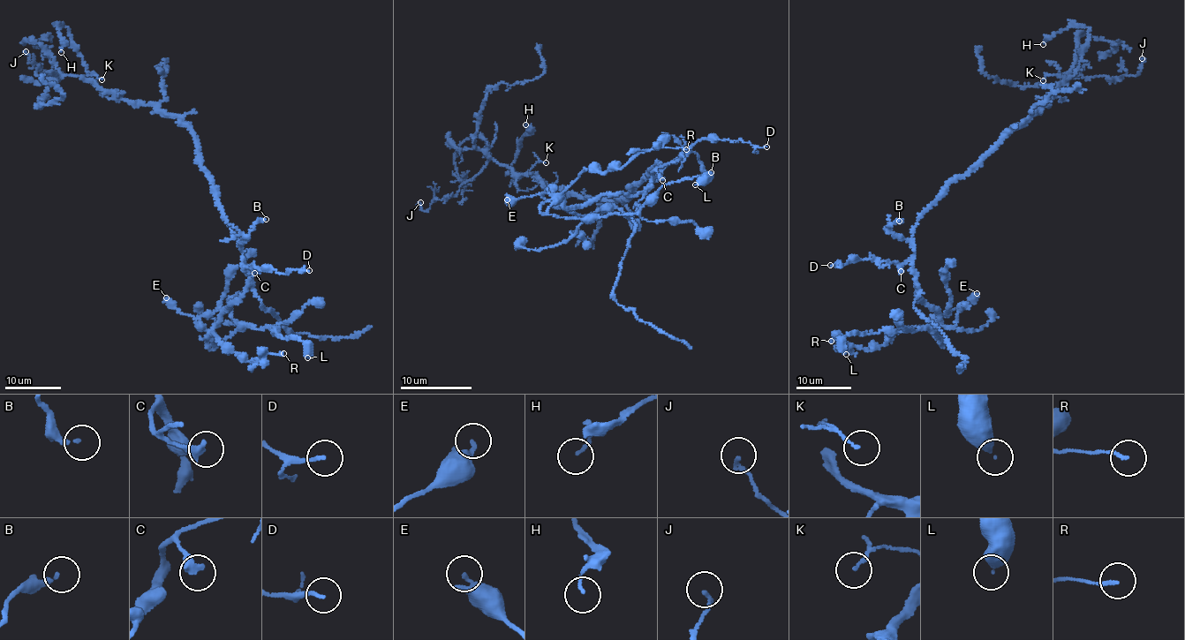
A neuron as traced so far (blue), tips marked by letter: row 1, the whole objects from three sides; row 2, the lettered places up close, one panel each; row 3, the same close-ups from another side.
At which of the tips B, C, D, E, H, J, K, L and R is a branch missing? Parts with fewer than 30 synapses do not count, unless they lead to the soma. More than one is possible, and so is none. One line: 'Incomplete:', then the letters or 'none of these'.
Incomplete: none of these

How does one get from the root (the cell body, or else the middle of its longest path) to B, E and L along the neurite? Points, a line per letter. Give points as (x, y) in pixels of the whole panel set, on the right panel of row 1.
B: (950, 184), (945, 194), (919, 218), (911, 241), (888, 229), (899, 223), (899, 221)
E: (950, 184), (914, 229), (917, 296), (937, 312), (939, 321), (931, 327), (948, 312), (970, 303), (977, 293)
L: (950, 184), (913, 235), (917, 296), (937, 312), (941, 343), (928, 327), (856, 333), (846, 354)

